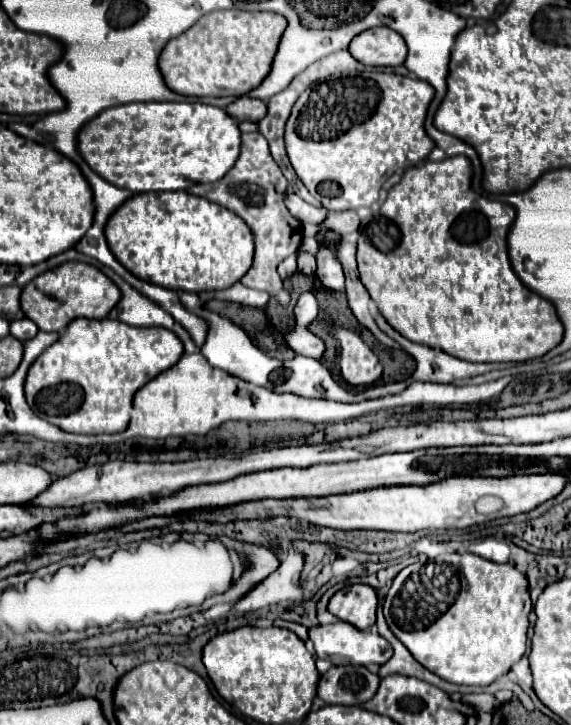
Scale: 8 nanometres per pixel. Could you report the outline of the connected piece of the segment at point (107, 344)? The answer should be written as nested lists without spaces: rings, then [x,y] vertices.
[[[73,319],[65,333],[45,349],[35,363],[29,367],[25,377],[25,399],[29,407],[41,419],[57,425],[69,433],[99,435],[99,433],[119,433],[127,429],[131,419],[133,395],[147,381],[157,377],[161,371],[173,367],[183,355],[183,343],[169,329],[159,327],[131,327],[123,321],[111,319]]]

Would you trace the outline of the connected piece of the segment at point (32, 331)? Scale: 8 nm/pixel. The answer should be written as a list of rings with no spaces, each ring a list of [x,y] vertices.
[[[17,319],[17,321],[11,321],[11,325],[9,325],[9,333],[19,341],[27,341],[27,339],[35,337],[37,331],[39,329],[31,319]]]

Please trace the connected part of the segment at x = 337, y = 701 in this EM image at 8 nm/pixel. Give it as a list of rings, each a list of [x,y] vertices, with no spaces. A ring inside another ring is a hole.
[[[343,665],[331,667],[321,675],[317,695],[327,705],[361,705],[369,701],[379,689],[379,677],[367,667]]]

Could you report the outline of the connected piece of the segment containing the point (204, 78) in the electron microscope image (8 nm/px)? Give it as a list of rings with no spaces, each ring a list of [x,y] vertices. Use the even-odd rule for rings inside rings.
[[[213,11],[203,15],[191,29],[167,41],[159,57],[165,85],[179,95],[241,97],[255,89],[271,71],[277,43],[285,31],[285,17],[277,13]],[[209,93],[209,95],[199,95]]]

